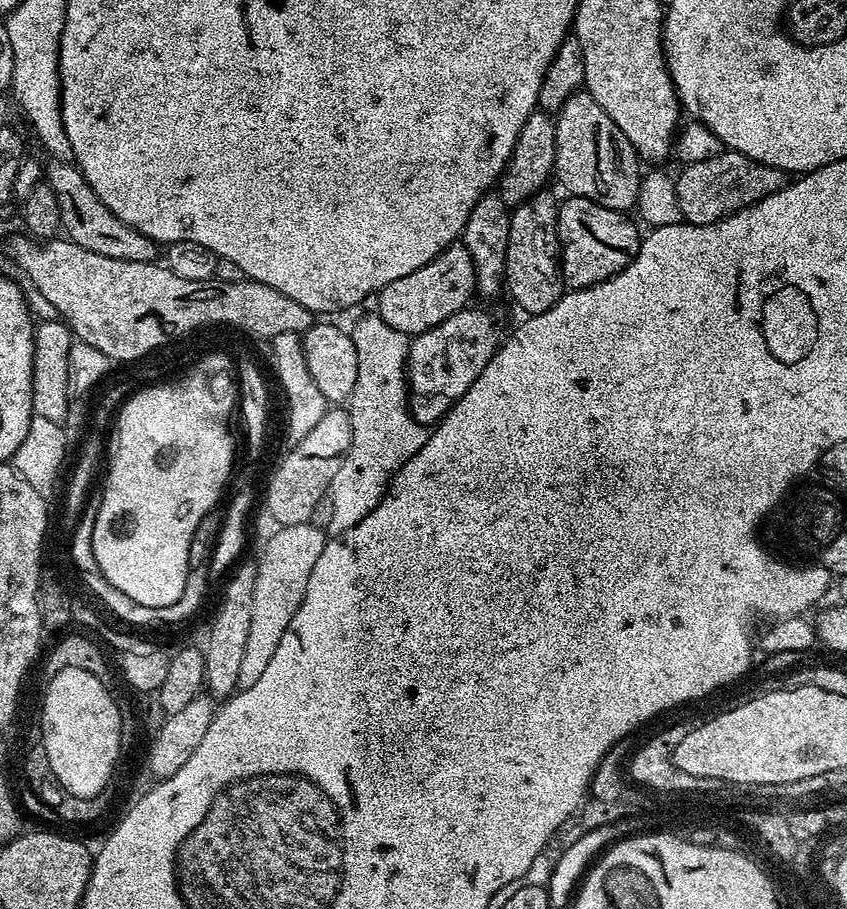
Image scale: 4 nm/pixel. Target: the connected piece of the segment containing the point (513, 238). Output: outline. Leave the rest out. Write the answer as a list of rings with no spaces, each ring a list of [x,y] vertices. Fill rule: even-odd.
[[[536,192],[510,212],[510,242],[504,259],[504,284],[513,302],[528,316],[550,310],[550,306],[554,306],[554,302],[558,302],[566,291],[560,267],[560,239],[556,233],[560,209],[558,200],[550,192]]]

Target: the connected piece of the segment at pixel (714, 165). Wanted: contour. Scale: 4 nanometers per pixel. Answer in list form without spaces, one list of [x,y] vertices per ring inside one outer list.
[[[725,150],[718,158],[706,162],[683,165],[679,170],[680,176],[675,177],[676,201],[681,217],[690,224],[713,224],[747,204],[757,204],[762,198],[782,190],[786,183],[786,174],[782,170],[731,150]]]

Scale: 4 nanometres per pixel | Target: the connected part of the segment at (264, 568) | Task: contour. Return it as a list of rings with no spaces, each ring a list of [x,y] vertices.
[[[309,522],[277,527],[277,532],[265,542],[260,552],[254,578],[254,615],[250,618],[250,634],[246,638],[246,651],[238,674],[240,688],[254,686],[254,682],[262,678],[270,658],[274,658],[274,650],[278,650],[278,642],[282,642],[282,634],[286,634],[286,626],[290,626],[290,618],[294,618],[298,606],[302,606],[310,570],[314,570],[314,562],[318,562],[326,539],[326,533],[314,525]]]

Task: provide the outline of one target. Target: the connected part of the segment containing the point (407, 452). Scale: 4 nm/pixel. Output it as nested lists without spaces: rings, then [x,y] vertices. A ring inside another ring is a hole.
[[[379,314],[360,316],[350,328],[358,350],[358,382],[346,411],[352,423],[352,445],[344,456],[330,489],[333,533],[350,530],[388,493],[402,466],[427,442],[429,429],[410,411],[408,394],[408,346],[410,338],[394,326],[386,326]]]

